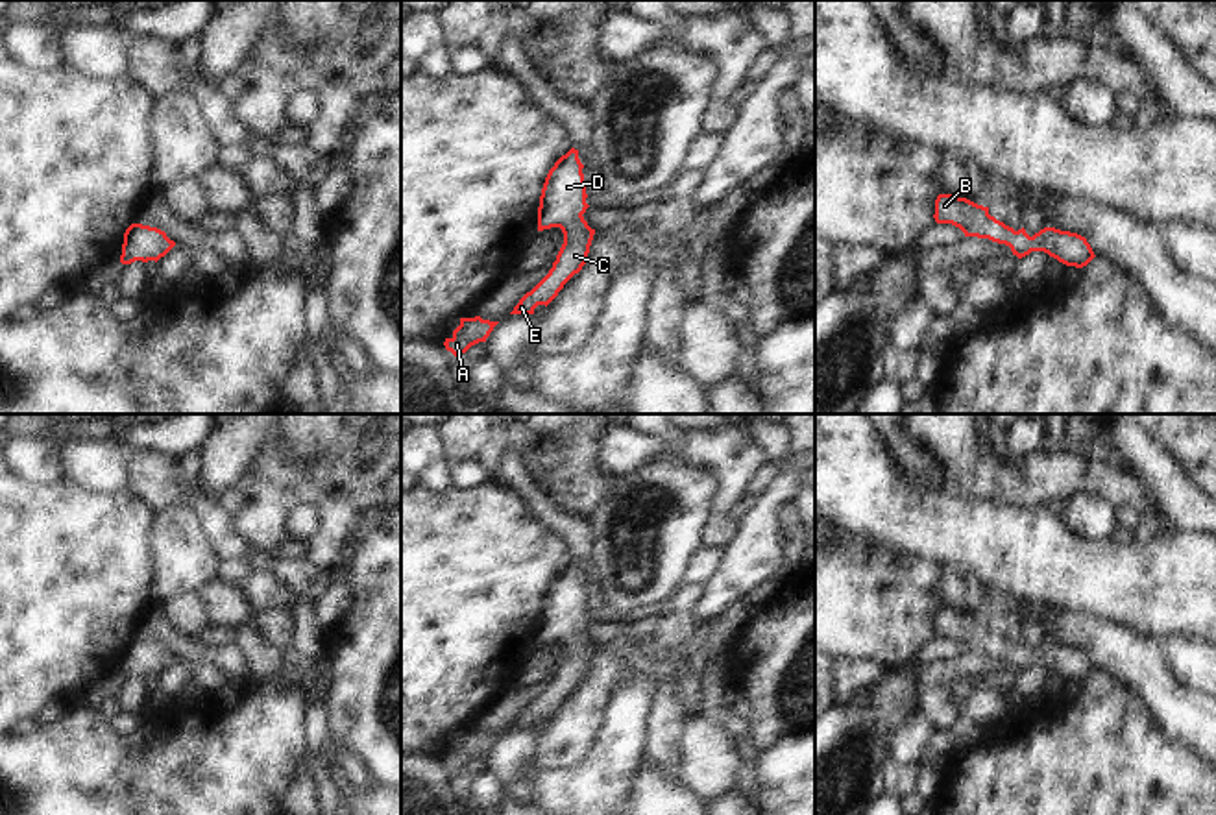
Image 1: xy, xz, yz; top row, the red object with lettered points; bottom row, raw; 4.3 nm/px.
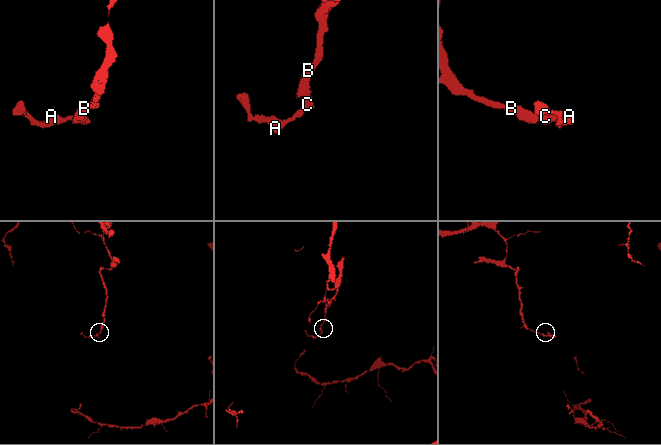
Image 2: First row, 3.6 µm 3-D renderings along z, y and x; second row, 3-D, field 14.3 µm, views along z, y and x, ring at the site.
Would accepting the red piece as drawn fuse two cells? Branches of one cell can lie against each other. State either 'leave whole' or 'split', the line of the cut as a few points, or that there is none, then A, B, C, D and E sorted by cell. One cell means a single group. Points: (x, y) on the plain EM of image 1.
leave whole; cut none; groups A B C D E

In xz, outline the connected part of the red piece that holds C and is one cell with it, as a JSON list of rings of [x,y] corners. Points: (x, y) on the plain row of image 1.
[[[571,562],[545,591],[538,621],[538,645],[560,641],[564,658],[549,687],[519,713],[510,728],[534,728],[538,719],[547,721],[588,675],[595,643],[582,630],[590,621],[582,582],[578,564]]]

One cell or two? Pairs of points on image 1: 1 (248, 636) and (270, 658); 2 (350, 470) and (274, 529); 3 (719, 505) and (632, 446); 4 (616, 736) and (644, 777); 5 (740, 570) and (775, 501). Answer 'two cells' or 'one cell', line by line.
1: one cell
2: one cell
3: one cell
4: two cells
5: one cell

